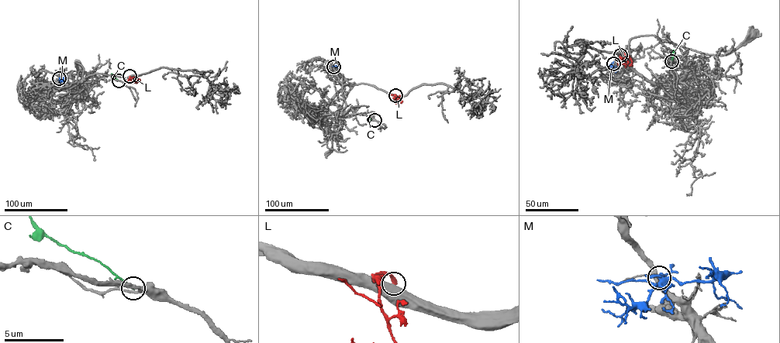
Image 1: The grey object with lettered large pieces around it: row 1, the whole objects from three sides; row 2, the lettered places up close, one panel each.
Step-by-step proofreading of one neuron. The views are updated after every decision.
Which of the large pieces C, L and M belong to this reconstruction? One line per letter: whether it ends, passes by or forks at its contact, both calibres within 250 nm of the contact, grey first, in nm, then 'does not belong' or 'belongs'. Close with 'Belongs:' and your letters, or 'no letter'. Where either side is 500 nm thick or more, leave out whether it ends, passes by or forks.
C: it ends; calibres 190 and 170 nm; does not belong
L: calibres 750 and 280 nm; does not belong
M: it passes by; calibres 320 and 150 nm; does not belong
Belongs: no letter

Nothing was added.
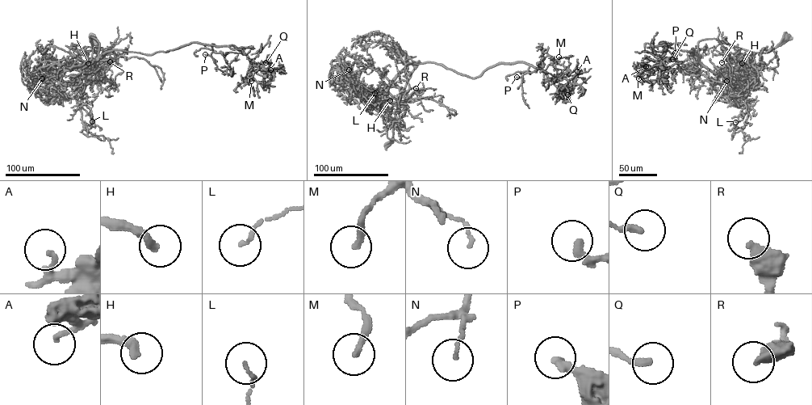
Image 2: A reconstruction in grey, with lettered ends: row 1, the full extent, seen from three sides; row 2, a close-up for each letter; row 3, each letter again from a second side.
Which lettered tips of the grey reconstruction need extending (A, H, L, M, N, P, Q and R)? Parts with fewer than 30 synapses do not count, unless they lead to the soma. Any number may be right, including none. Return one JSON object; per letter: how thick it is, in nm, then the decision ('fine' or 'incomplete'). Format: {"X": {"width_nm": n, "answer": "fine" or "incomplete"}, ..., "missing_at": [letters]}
{"A": {"width_nm": 160, "answer": "fine"}, "H": {"width_nm": 300, "answer": "fine"}, "L": {"width_nm": 110, "answer": "fine"}, "M": {"width_nm": 200, "answer": "fine"}, "N": {"width_nm": 120, "answer": "fine"}, "P": {"width_nm": 260, "answer": "fine"}, "Q": {"width_nm": 220, "answer": "fine"}, "R": {"width_nm": 420, "answer": "fine"}, "missing_at": []}

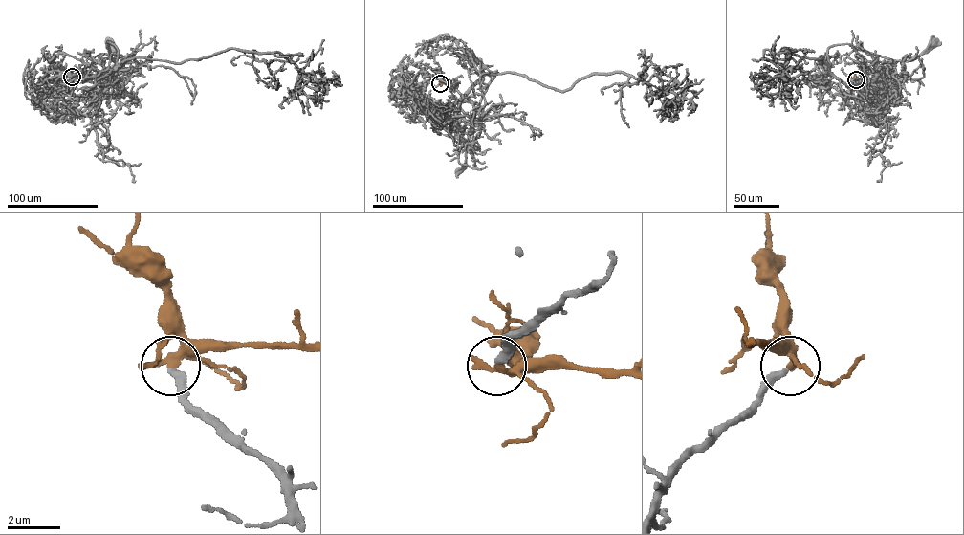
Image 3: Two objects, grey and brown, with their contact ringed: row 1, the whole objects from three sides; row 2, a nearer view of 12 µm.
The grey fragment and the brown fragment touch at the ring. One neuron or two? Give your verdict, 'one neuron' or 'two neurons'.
one neuron

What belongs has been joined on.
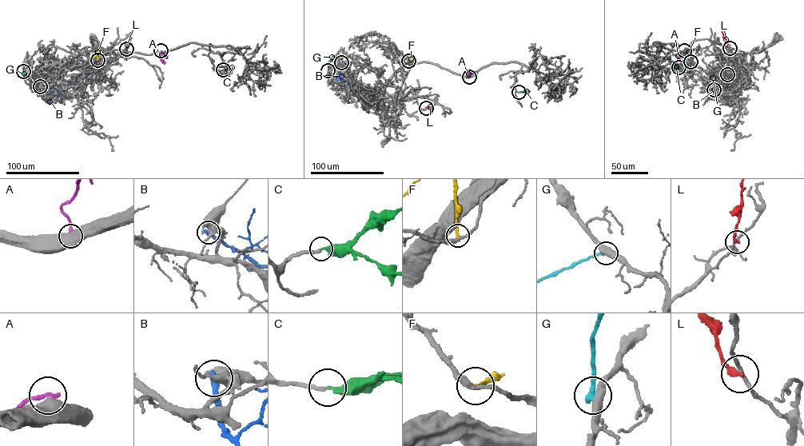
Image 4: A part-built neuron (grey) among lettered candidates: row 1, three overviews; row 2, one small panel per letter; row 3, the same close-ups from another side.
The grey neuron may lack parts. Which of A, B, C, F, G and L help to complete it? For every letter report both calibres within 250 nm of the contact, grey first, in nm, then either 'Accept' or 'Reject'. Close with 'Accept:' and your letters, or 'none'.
A: Thickness 700 nm (grey) against 240 nm. Reject
B: Thickness 420 nm (grey) against 320 nm. Reject
C: Thickness 200 nm (grey) against 280 nm. Accept
F: Thickness 280 nm (grey) against 220 nm. Reject
G: Thickness 480 nm (grey) against 320 nm. Reject
L: Thickness 180 nm (grey) against 200 nm. Reject
Accept: C

